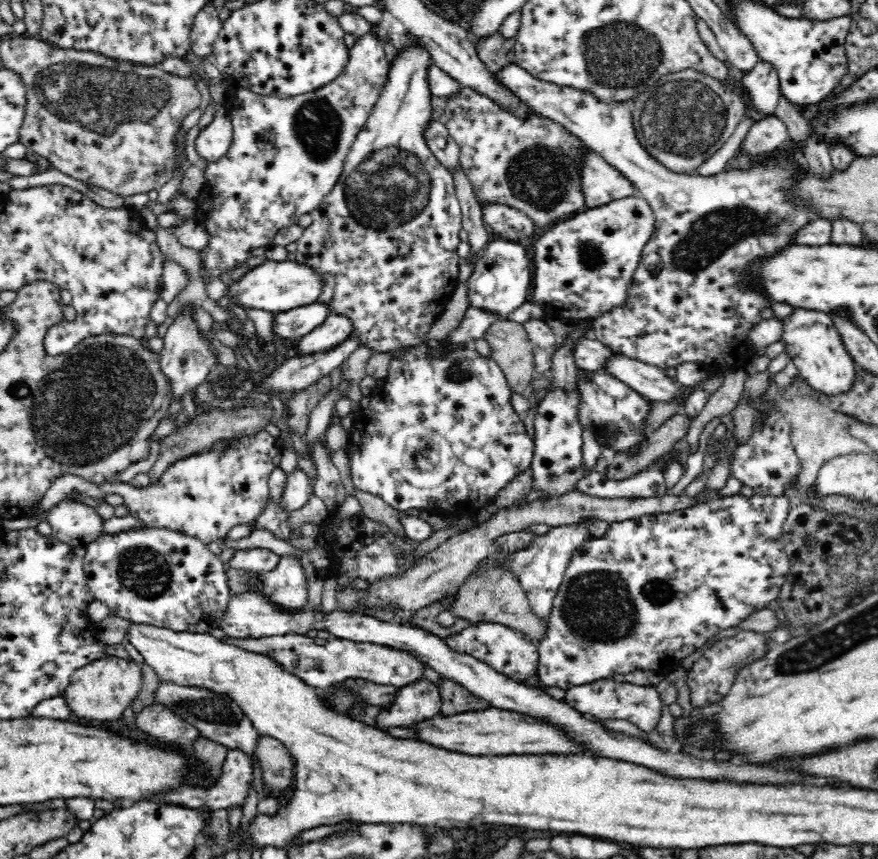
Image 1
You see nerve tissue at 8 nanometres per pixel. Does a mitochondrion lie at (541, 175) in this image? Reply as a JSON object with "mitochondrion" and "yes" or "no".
{"mitochondrion":"yes"}

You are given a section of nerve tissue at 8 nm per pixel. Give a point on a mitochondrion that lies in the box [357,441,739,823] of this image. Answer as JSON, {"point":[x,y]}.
{"point":[594,608]}

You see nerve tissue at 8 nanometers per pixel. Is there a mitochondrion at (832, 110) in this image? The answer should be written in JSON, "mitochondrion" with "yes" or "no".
{"mitochondrion":"no"}

